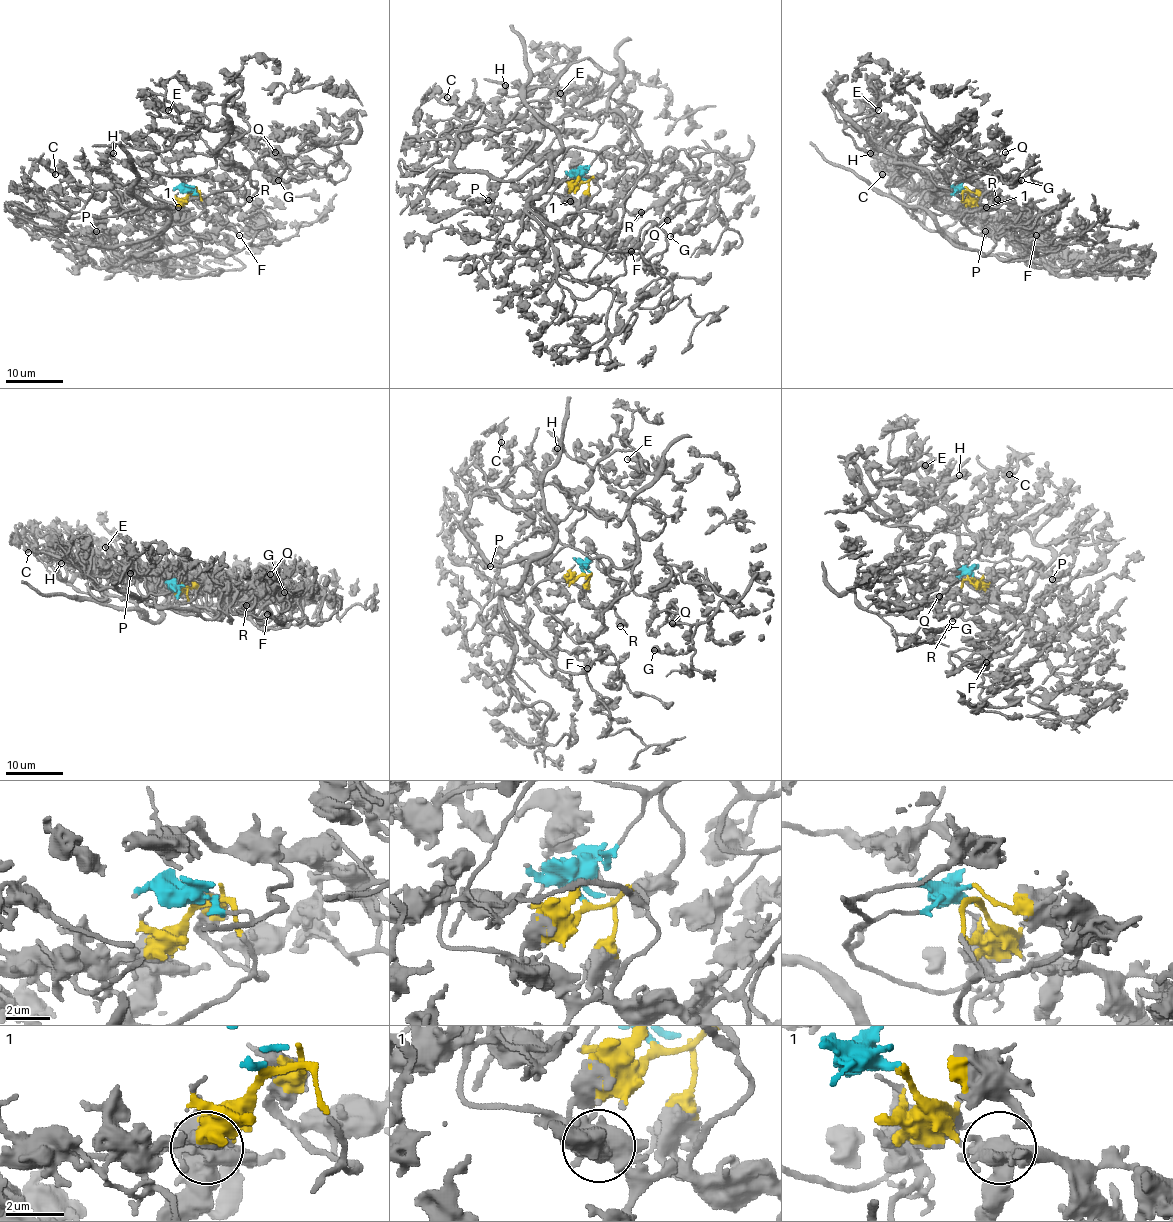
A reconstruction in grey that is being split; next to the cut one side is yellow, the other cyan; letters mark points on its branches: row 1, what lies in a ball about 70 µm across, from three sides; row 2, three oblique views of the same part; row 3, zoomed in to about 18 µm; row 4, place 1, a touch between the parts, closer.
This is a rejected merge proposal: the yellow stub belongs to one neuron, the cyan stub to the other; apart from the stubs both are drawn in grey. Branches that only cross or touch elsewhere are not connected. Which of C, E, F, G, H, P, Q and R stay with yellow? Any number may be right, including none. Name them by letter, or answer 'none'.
C, F, P

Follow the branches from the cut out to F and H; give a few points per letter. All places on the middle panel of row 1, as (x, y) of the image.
F: (581, 181), (570, 194), (576, 212), (567, 219), (573, 212), (598, 212), (586, 241), (613, 253), (631, 251)
H: (581, 181), (601, 151), (640, 144), (634, 129), (613, 111), (567, 109), (556, 79), (511, 96), (506, 85)

